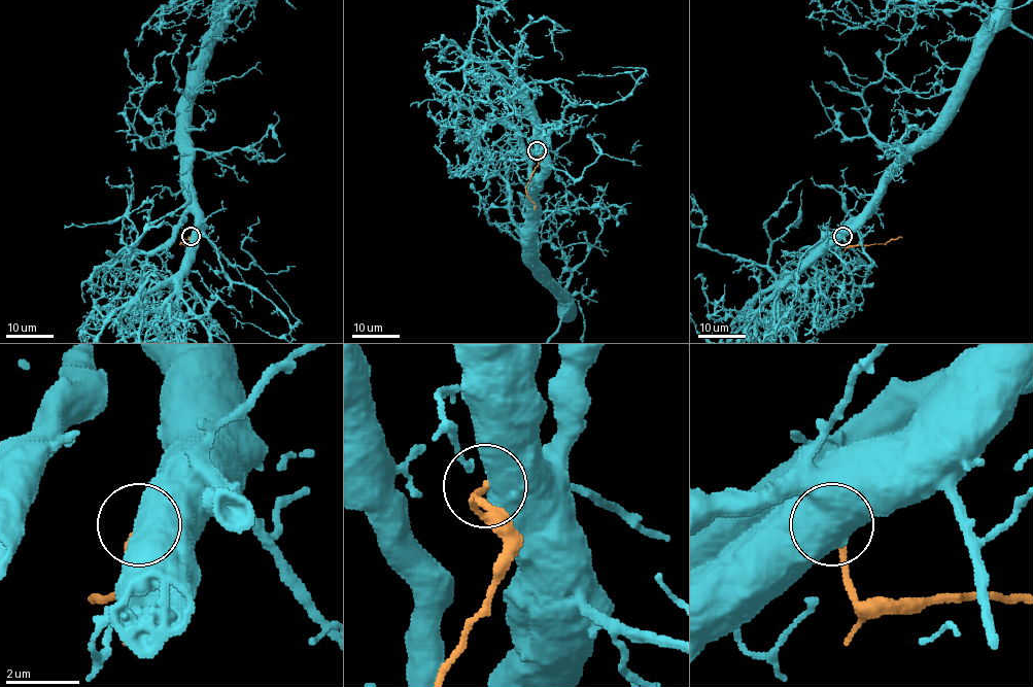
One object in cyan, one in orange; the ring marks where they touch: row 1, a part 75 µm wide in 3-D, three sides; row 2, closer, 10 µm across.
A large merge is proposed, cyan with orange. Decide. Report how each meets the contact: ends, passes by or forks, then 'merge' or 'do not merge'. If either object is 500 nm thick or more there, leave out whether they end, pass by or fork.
do not merge

